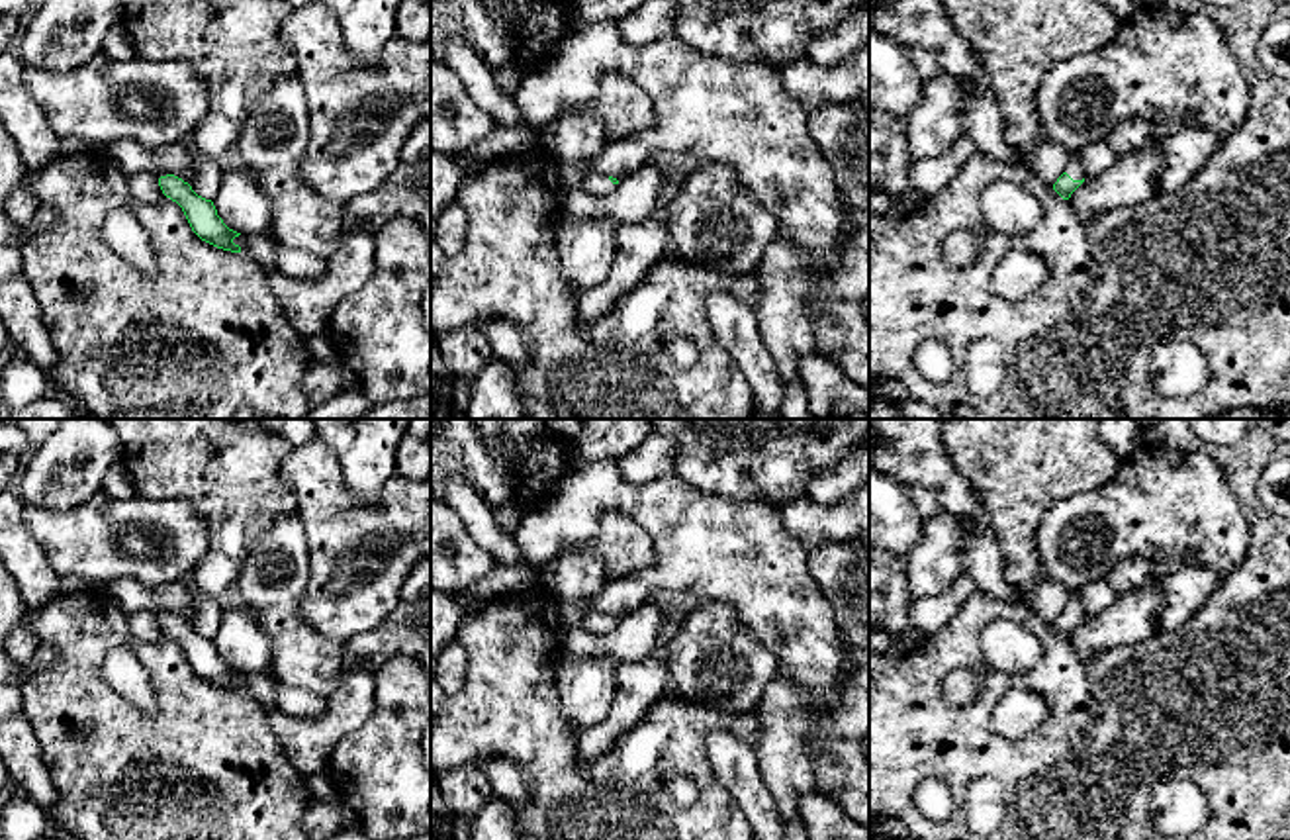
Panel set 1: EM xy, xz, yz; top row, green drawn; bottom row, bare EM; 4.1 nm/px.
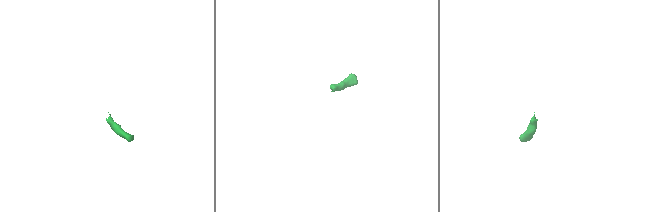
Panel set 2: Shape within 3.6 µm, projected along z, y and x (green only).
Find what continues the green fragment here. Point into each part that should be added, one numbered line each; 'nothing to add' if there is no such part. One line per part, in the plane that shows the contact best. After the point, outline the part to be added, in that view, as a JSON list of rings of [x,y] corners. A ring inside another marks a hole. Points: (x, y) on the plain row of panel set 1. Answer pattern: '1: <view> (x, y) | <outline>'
1: yz (1073, 607) | [[[1073,589],[1069,593],[1069,601],[1065,611],[1073,617],[1073,619],[1083,619],[1084,617],[1084,609],[1083,609],[1083,599],[1081,599],[1081,589]]]

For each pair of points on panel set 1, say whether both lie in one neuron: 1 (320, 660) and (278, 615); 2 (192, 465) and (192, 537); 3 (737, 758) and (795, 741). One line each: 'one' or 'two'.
1: one
2: two
3: two

